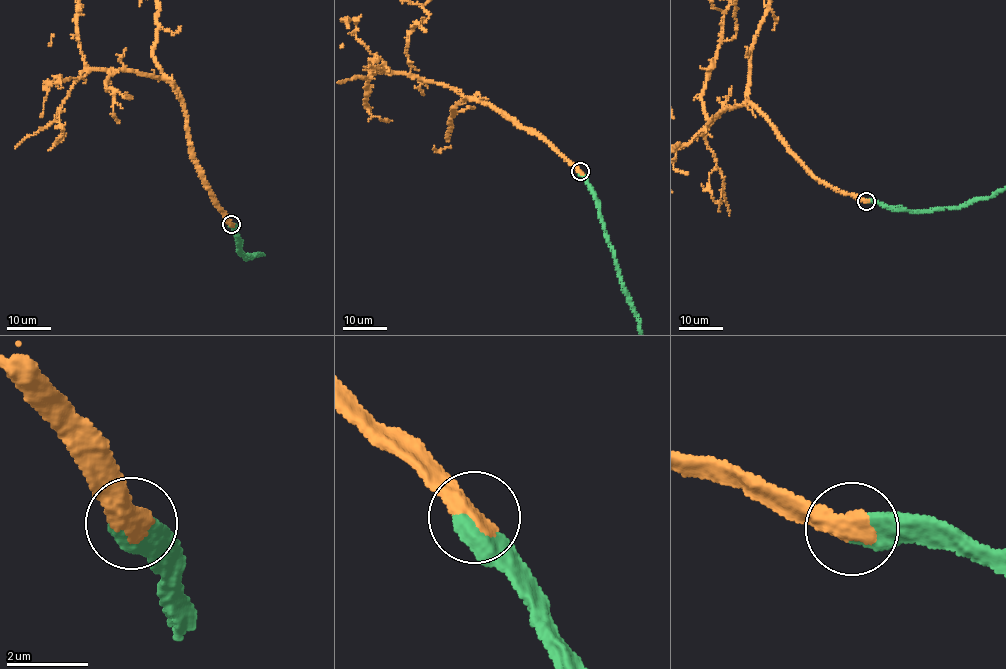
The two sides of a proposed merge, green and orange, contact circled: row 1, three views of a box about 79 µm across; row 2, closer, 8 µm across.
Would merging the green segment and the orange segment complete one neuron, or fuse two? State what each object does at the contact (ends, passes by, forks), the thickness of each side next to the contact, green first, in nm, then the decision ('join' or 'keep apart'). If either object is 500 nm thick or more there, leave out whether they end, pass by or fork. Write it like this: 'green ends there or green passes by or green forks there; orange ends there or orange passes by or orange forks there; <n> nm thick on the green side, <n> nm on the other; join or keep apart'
480 nm thick on the green side, 550 nm on the other; join

